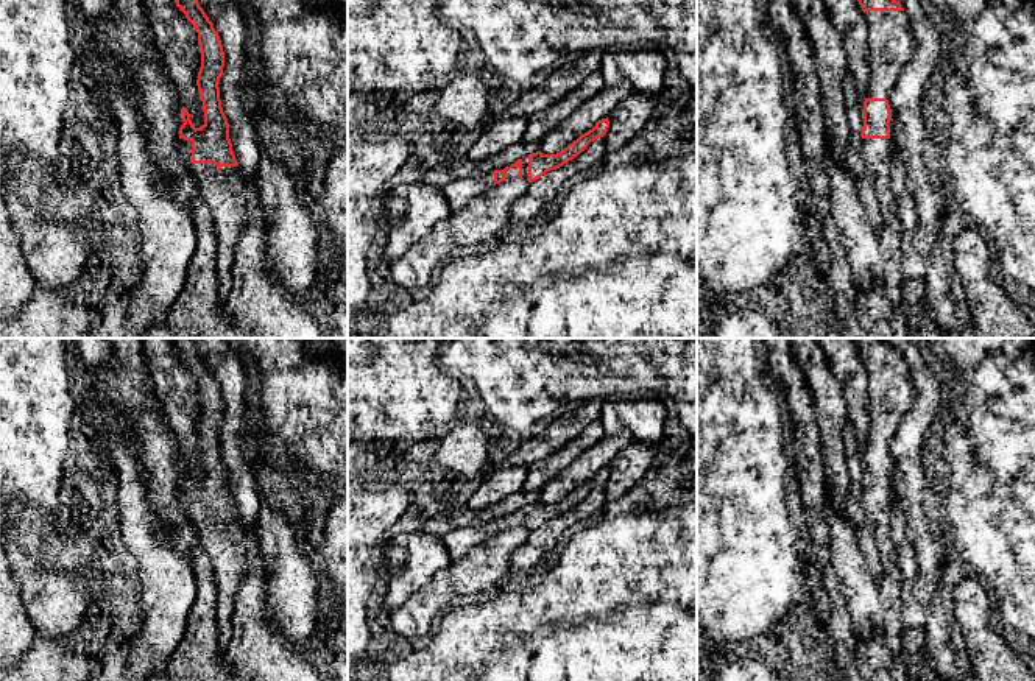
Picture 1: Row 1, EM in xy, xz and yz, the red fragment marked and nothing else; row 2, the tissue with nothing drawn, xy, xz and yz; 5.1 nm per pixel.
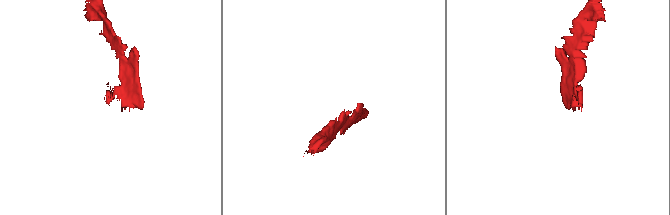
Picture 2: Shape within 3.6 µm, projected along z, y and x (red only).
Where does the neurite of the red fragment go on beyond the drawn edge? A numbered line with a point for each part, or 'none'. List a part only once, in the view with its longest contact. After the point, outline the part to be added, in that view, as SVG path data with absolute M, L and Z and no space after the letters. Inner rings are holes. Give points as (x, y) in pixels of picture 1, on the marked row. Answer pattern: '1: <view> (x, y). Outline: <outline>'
1: xy (229, 200). Outline: M179 140L179 156L187 168L187 179L196 187L210 209L215 229L218 298L226 301L232 288L232 263L238 237L251 220L257 201L256 182L243 182L238 165L217 168L215 164L193 164L192 142Z
2: yz (890, 39). Outline: M868 11L868 90L867 98L892 95L901 70L912 59L915 37L906 11Z

